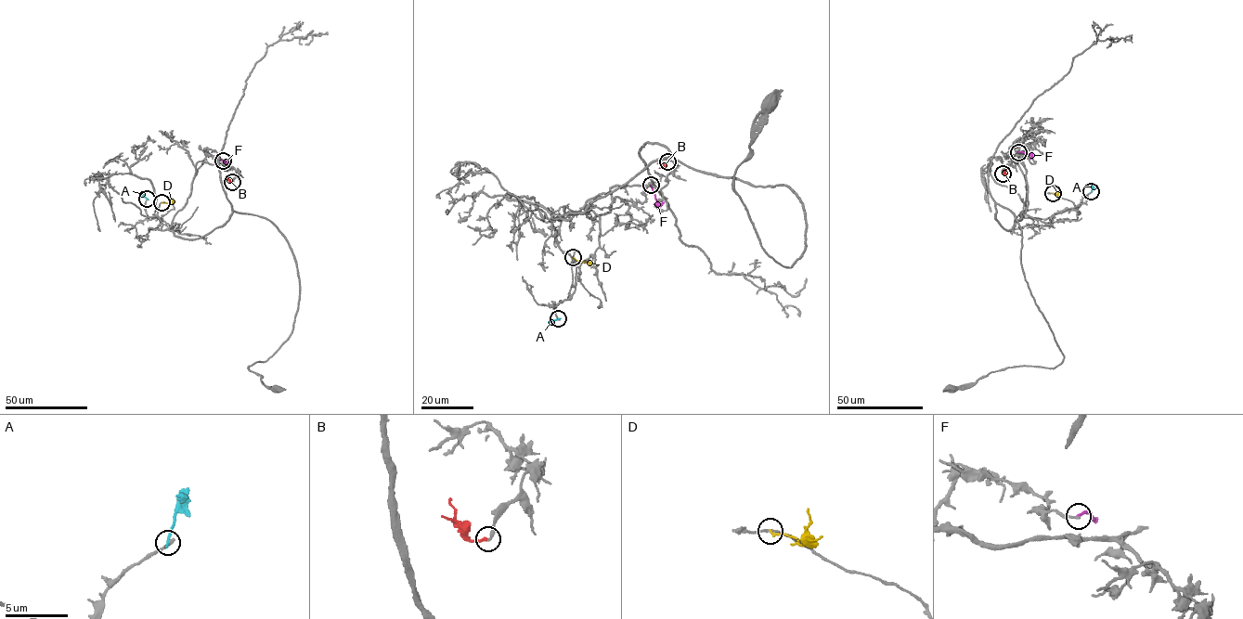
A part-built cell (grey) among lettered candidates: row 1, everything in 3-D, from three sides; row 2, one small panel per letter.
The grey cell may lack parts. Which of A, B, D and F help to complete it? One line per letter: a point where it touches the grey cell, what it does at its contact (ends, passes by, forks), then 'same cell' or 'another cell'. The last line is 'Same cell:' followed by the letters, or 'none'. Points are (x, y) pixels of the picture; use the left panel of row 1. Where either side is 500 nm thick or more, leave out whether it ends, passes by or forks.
A: contact (147, 199); it ends; another cell
B: contact (232, 182); it ends; same cell
D: contact (161, 202); it ends; another cell
F: contact (223, 161); it ends; another cell
Same cell: B

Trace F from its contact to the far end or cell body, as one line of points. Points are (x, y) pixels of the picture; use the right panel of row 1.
F: (1018, 152), (1029, 154), (1029, 158)

